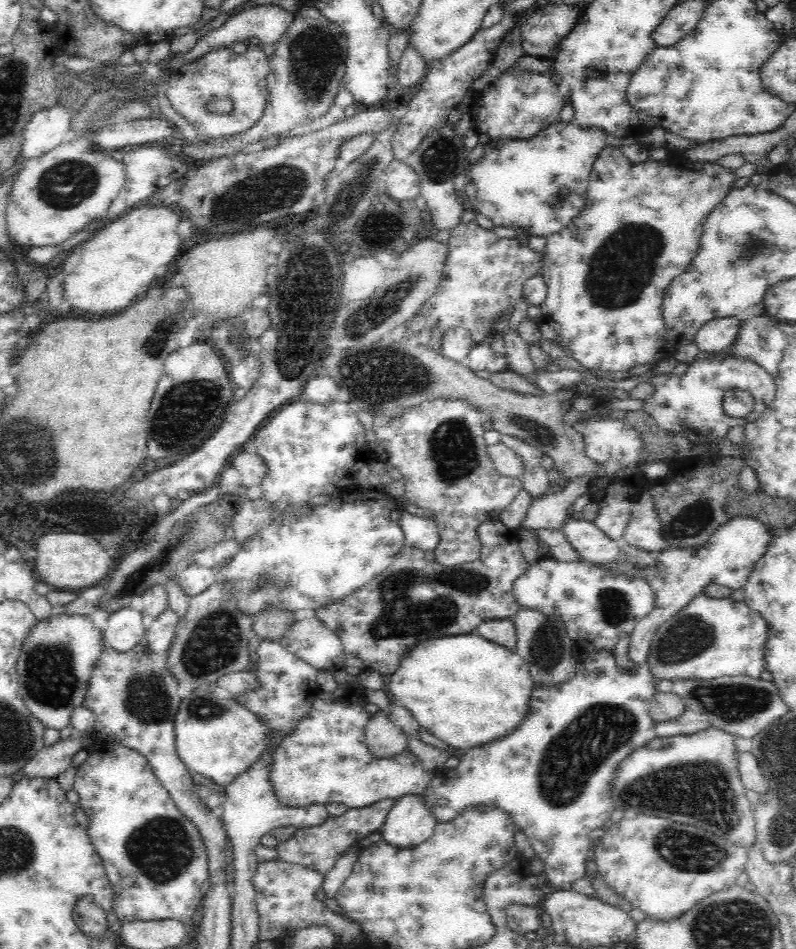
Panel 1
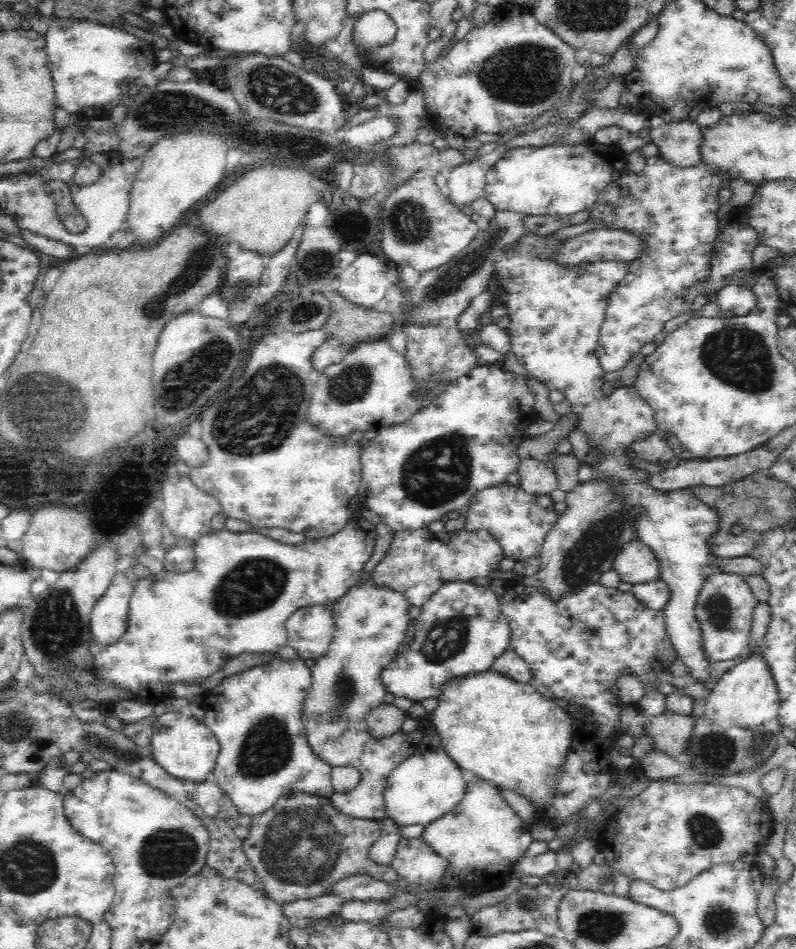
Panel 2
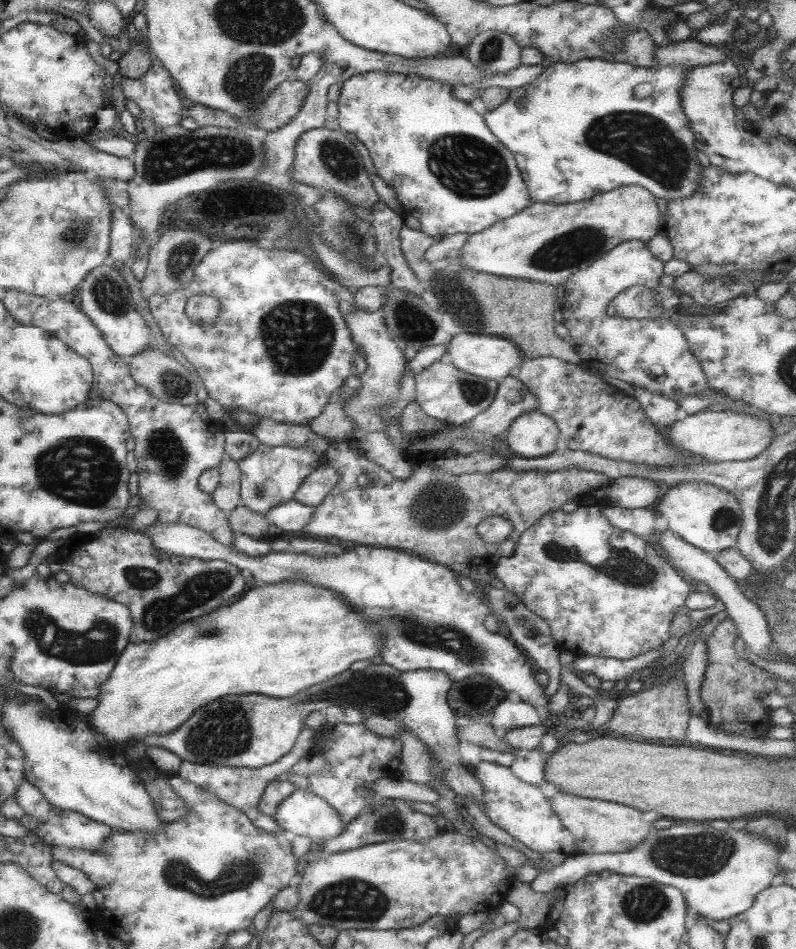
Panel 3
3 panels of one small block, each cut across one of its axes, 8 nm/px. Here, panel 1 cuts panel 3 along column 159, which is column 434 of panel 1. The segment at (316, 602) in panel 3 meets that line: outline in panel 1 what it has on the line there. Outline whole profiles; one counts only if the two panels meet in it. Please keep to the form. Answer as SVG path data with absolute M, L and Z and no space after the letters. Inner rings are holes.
M472 633L426 639L411 646L411 648L403 654L403 657L400 657L396 670L386 678L385 682L385 689L390 690L392 696L394 696L394 701L400 706L404 706L420 727L424 727L436 736L436 738L439 738L442 742L445 742L451 747L454 747L455 749L462 748L462 752L468 752L468 750L464 750L464 748L479 747L487 742L495 741L497 738L503 737L511 730L514 730L520 724L520 721L523 721L530 713L527 706L532 688L533 684L529 666L527 665L527 662L523 661L523 658L520 658L520 655L515 653L514 649L509 649L508 647L496 644L487 638Z

